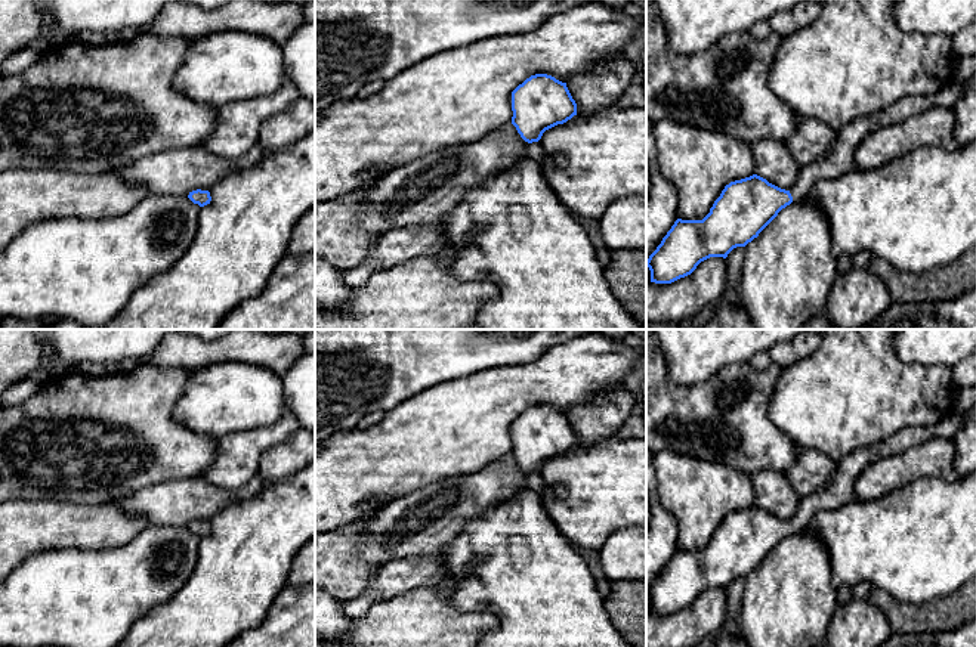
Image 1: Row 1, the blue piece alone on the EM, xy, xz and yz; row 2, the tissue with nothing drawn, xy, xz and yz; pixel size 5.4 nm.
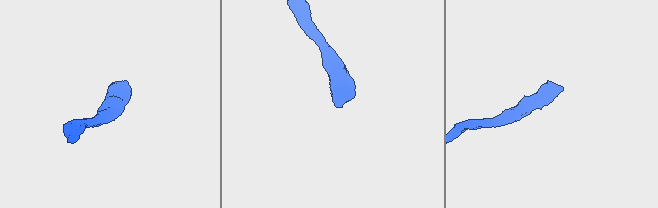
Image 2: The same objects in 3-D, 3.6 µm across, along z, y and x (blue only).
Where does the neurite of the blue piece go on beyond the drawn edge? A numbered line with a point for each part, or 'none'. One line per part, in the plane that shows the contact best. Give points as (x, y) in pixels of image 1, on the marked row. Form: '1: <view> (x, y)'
1: xz (536, 151)

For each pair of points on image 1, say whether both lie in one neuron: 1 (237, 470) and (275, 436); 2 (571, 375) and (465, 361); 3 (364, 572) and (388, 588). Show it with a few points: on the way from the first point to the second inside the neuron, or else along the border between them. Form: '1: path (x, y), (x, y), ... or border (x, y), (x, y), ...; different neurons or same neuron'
1: path (244, 460), (265, 439); same neuron
2: border (534, 359), (525, 364), (496, 365), (468, 375); different neurons
3: border (380, 567), (358, 596), (345, 600); different neurons

